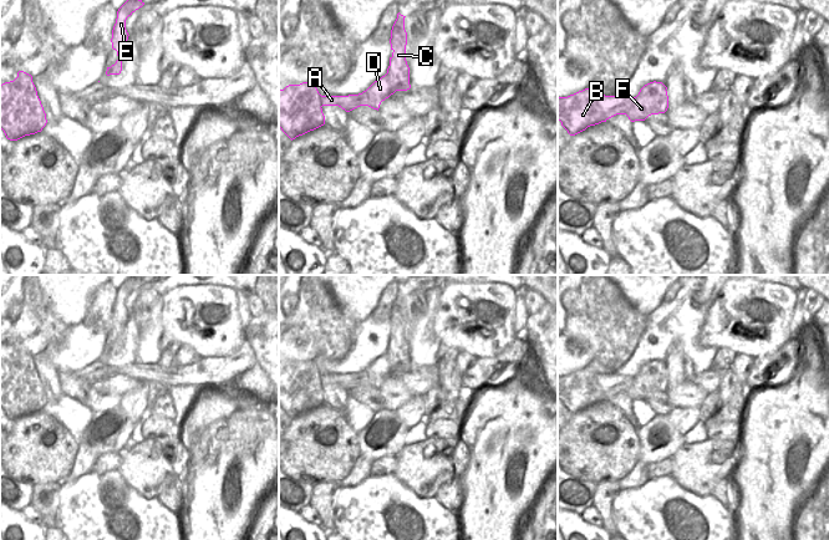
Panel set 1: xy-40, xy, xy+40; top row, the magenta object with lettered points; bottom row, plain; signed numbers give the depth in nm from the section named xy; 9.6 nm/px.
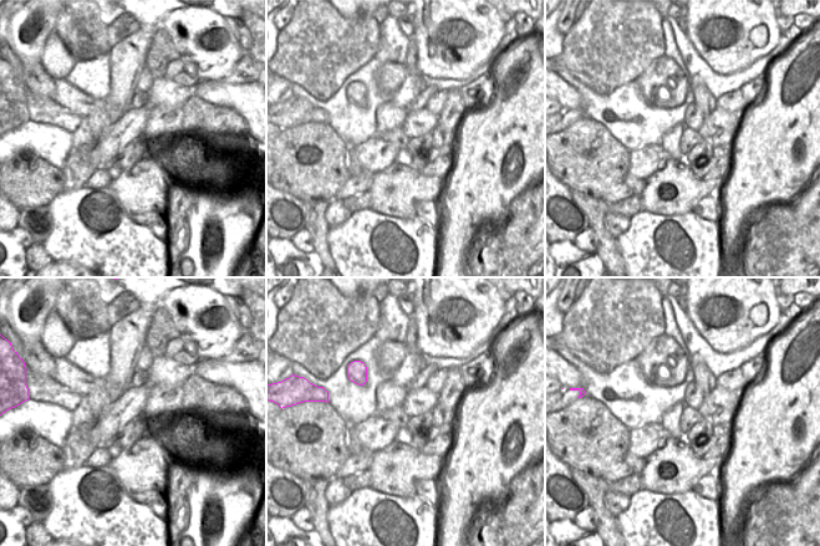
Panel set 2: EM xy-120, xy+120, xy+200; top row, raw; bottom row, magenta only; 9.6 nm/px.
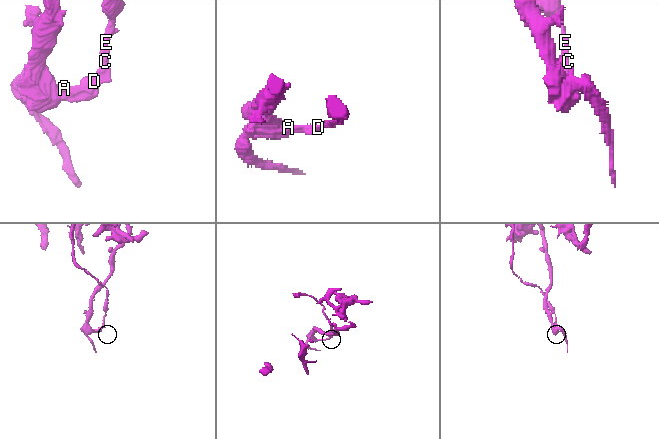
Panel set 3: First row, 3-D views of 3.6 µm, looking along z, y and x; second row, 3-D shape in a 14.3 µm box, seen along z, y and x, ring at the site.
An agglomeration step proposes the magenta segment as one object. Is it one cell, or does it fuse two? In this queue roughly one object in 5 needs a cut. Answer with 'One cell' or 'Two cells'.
Two cells

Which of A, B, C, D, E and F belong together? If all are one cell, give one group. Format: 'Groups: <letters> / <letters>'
Groups: A B D F / C E

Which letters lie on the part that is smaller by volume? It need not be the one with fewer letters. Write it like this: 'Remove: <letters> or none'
Remove: C, E

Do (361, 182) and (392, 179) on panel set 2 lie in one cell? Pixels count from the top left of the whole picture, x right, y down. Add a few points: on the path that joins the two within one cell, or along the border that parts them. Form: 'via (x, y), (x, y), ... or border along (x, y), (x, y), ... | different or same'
border along (375, 173), (373, 182), (367, 190) | different

